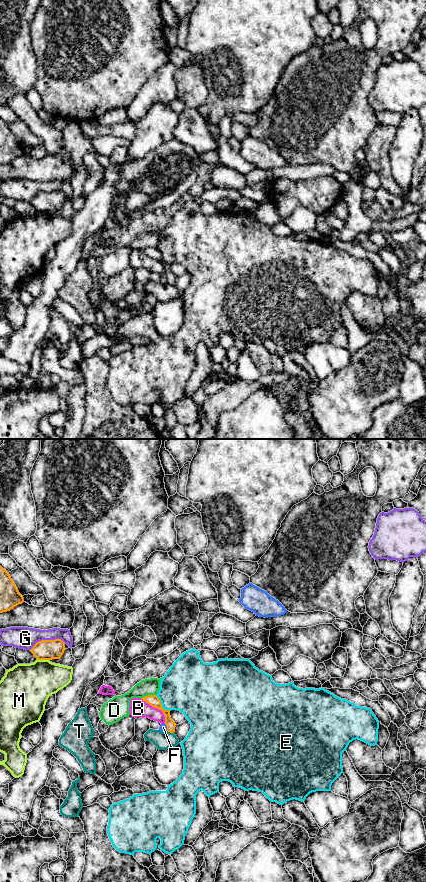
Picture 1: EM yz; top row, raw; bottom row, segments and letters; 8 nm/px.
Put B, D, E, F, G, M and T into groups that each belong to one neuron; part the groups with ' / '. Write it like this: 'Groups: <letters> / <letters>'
Groups: B / D / E / F / G / M / T

